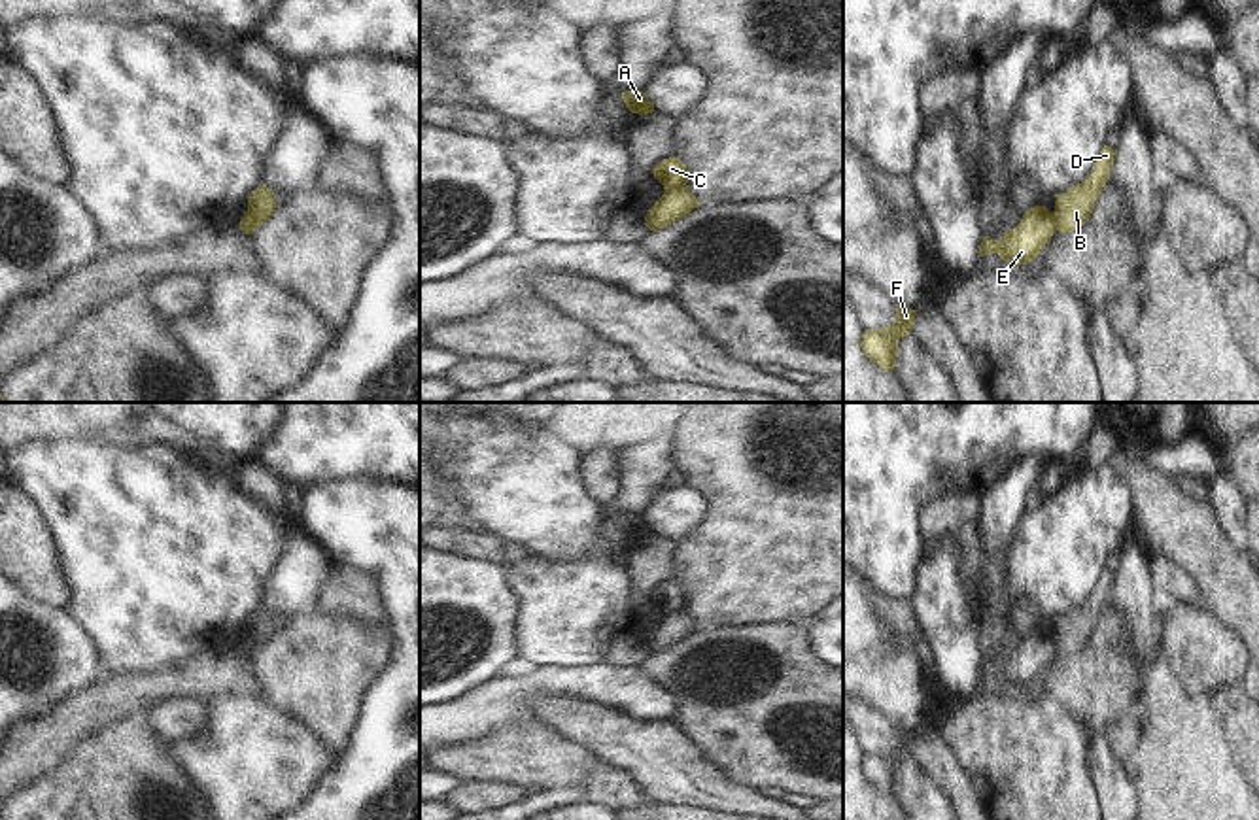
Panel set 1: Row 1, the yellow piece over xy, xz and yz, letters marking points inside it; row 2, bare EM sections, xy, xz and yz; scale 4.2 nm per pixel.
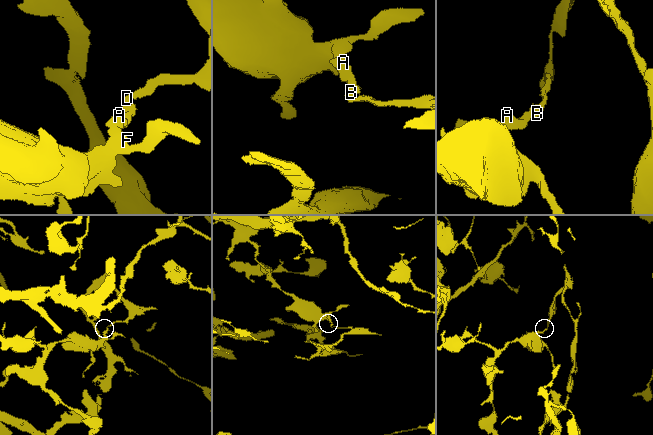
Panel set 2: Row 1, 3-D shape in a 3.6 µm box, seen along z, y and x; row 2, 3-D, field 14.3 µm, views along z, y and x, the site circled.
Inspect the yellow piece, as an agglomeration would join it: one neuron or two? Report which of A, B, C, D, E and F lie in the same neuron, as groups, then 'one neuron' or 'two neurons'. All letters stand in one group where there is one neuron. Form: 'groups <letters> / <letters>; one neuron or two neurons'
groups A C E F / B D; two neurons

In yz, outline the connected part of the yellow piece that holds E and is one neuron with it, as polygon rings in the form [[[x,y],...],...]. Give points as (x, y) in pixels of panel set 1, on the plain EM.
[[[1034,629],[1023,637],[1015,652],[1006,654],[998,663],[983,659],[979,680],[996,676],[1008,686],[1028,688],[1053,658],[1053,637],[1045,629]]]

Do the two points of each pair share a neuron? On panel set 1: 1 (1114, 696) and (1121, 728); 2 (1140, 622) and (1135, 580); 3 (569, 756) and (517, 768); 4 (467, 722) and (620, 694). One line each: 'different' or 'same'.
1: different
2: same
3: same
4: same

